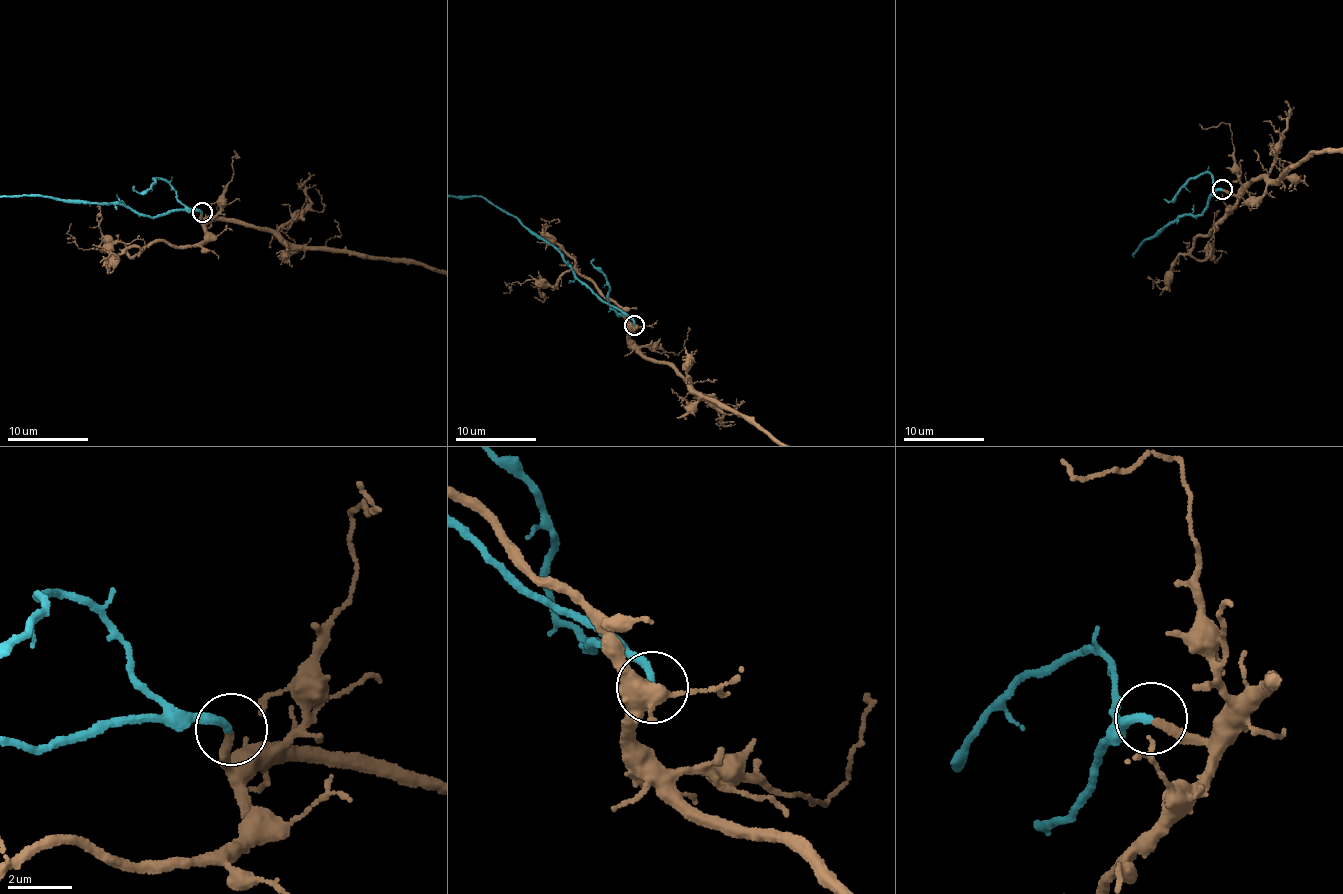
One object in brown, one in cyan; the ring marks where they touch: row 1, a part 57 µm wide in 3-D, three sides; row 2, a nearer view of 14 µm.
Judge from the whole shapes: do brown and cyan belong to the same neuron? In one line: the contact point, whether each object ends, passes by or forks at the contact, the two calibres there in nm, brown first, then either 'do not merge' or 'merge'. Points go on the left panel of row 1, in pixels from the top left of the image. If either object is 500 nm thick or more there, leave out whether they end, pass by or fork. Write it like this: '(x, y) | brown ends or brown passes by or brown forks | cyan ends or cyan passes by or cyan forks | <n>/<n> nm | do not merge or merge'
(202, 212) | brown ends | cyan ends | 280/240 nm | merge

